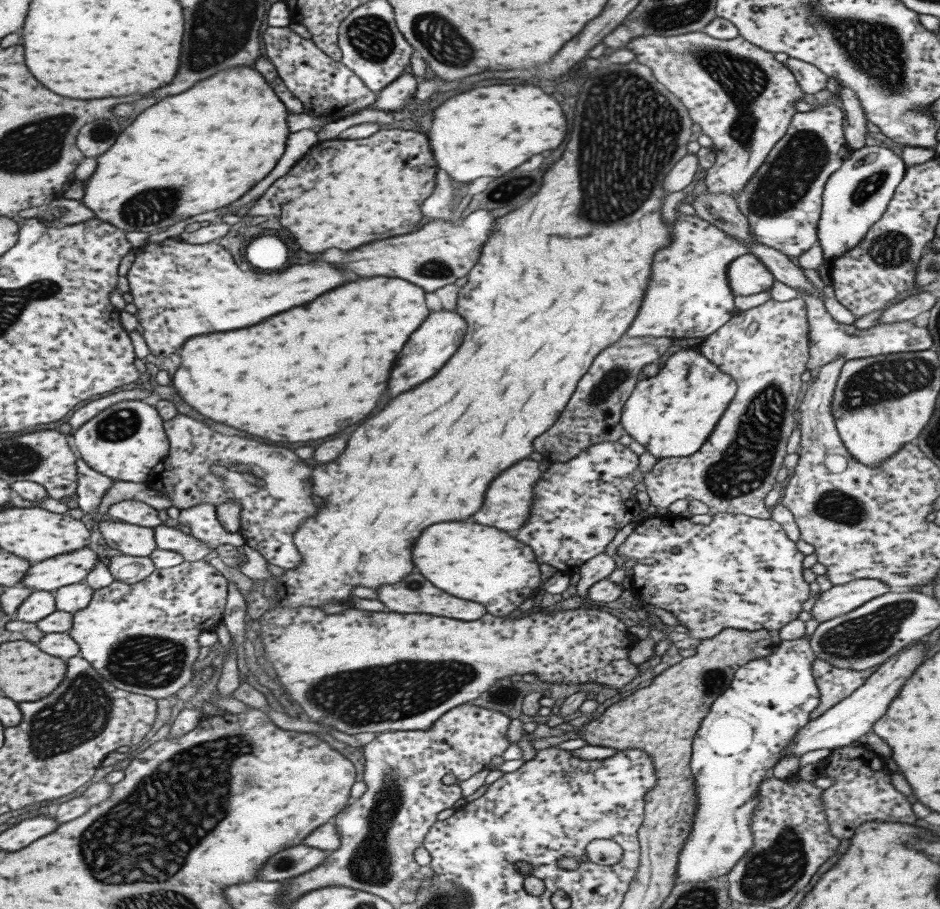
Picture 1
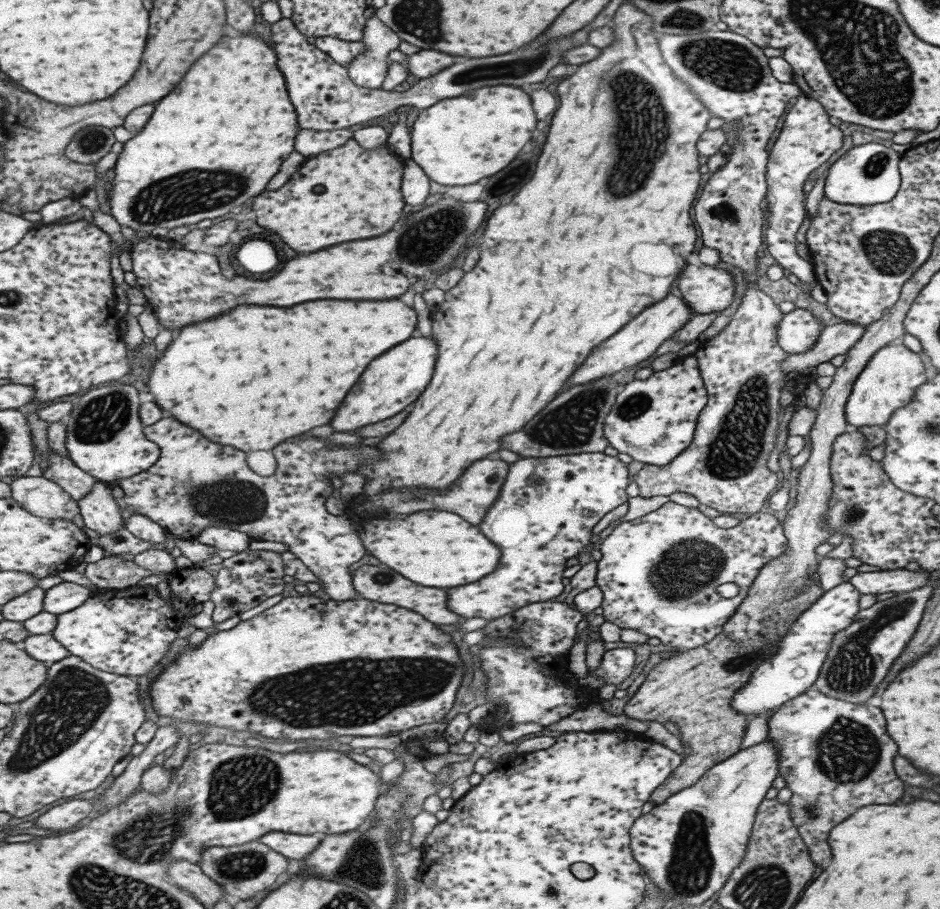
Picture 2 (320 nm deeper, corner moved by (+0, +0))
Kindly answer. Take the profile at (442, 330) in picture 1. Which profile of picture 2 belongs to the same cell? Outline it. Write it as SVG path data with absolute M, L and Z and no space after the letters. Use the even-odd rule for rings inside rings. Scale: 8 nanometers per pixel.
M430 336L409 338L389 348L385 354L381 354L381 358L369 362L369 366L361 372L359 388L357 382L351 386L349 394L345 394L343 402L337 406L329 426L335 432L349 432L365 424L373 424L395 416L409 403L413 403L427 386L435 360L437 360L437 342L434 342Z

